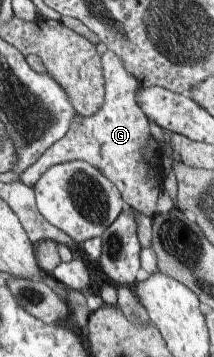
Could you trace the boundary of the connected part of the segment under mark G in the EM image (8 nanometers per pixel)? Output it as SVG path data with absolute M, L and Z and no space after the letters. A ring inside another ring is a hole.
M106 51L102 58L104 72L104 104L93 115L72 117L66 135L52 144L29 168L20 174L20 181L34 187L35 183L52 166L71 161L85 161L103 173L121 193L122 199L131 209L153 218L157 212L158 196L162 190L150 171L144 147L151 136L149 119L144 115L135 97L140 82L124 66L122 58L113 51Z

